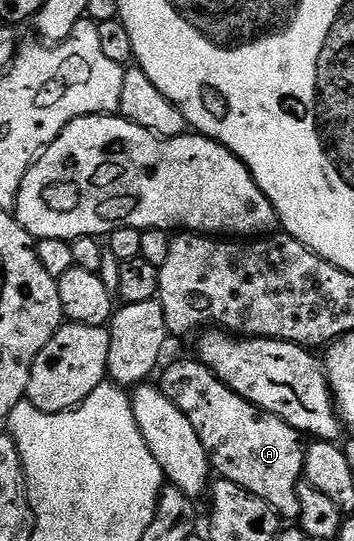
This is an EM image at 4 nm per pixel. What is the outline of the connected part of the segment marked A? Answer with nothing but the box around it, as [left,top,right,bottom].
[159,359,306,523]

